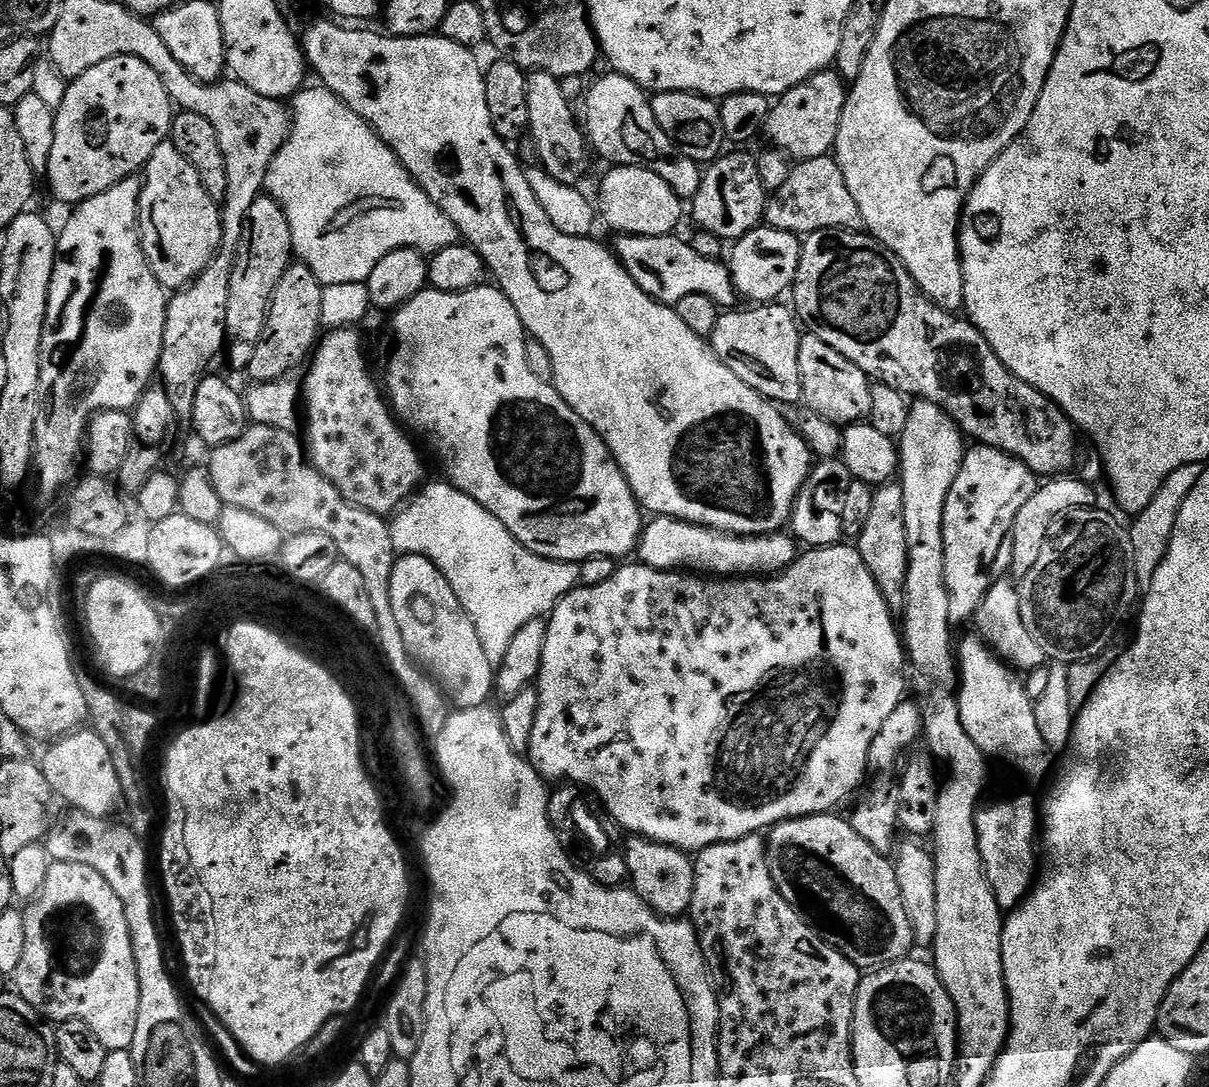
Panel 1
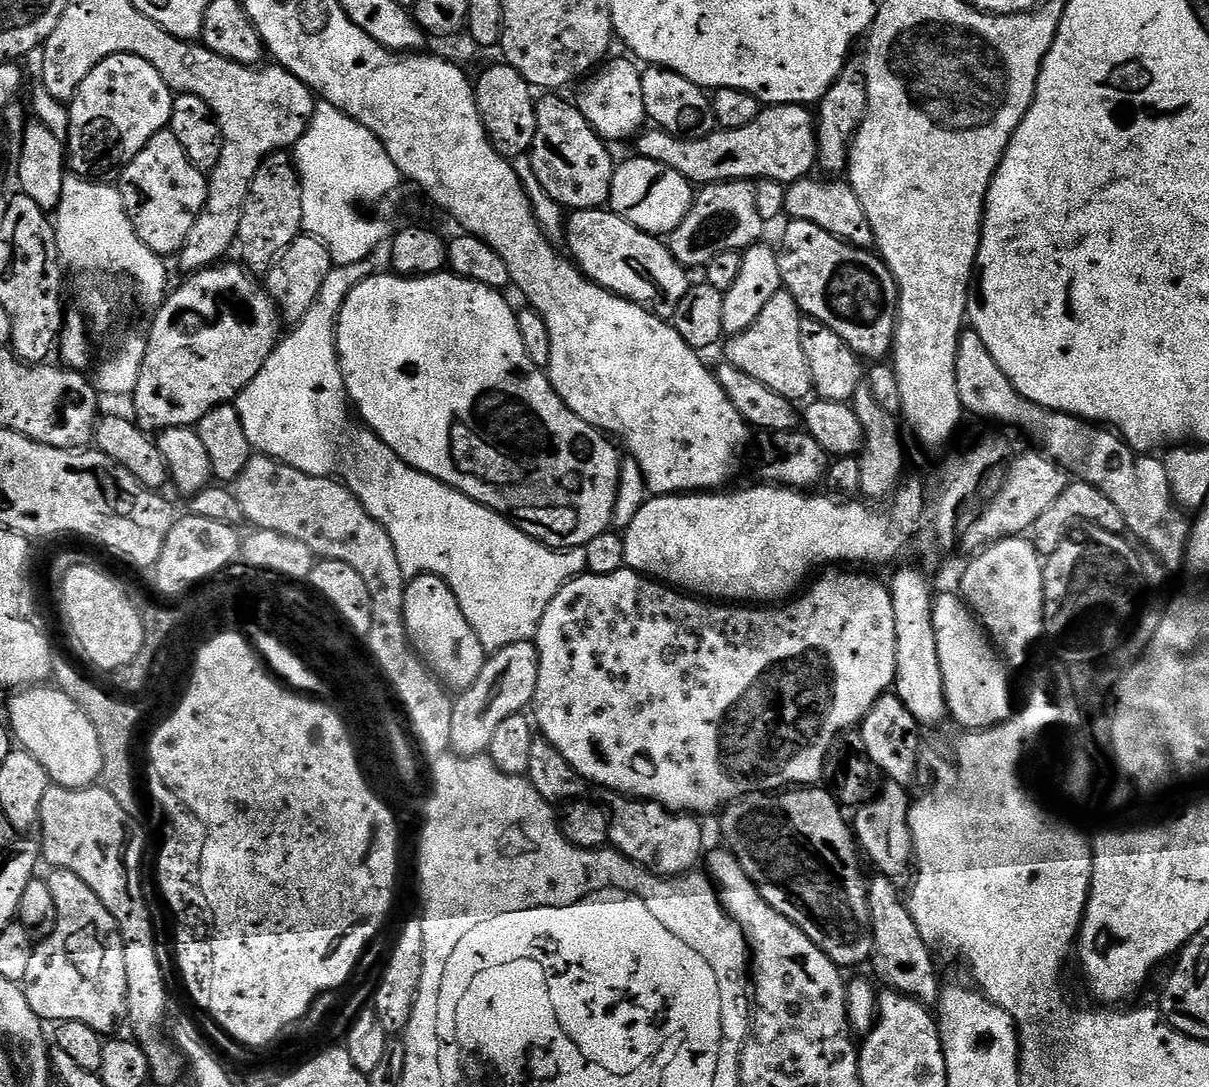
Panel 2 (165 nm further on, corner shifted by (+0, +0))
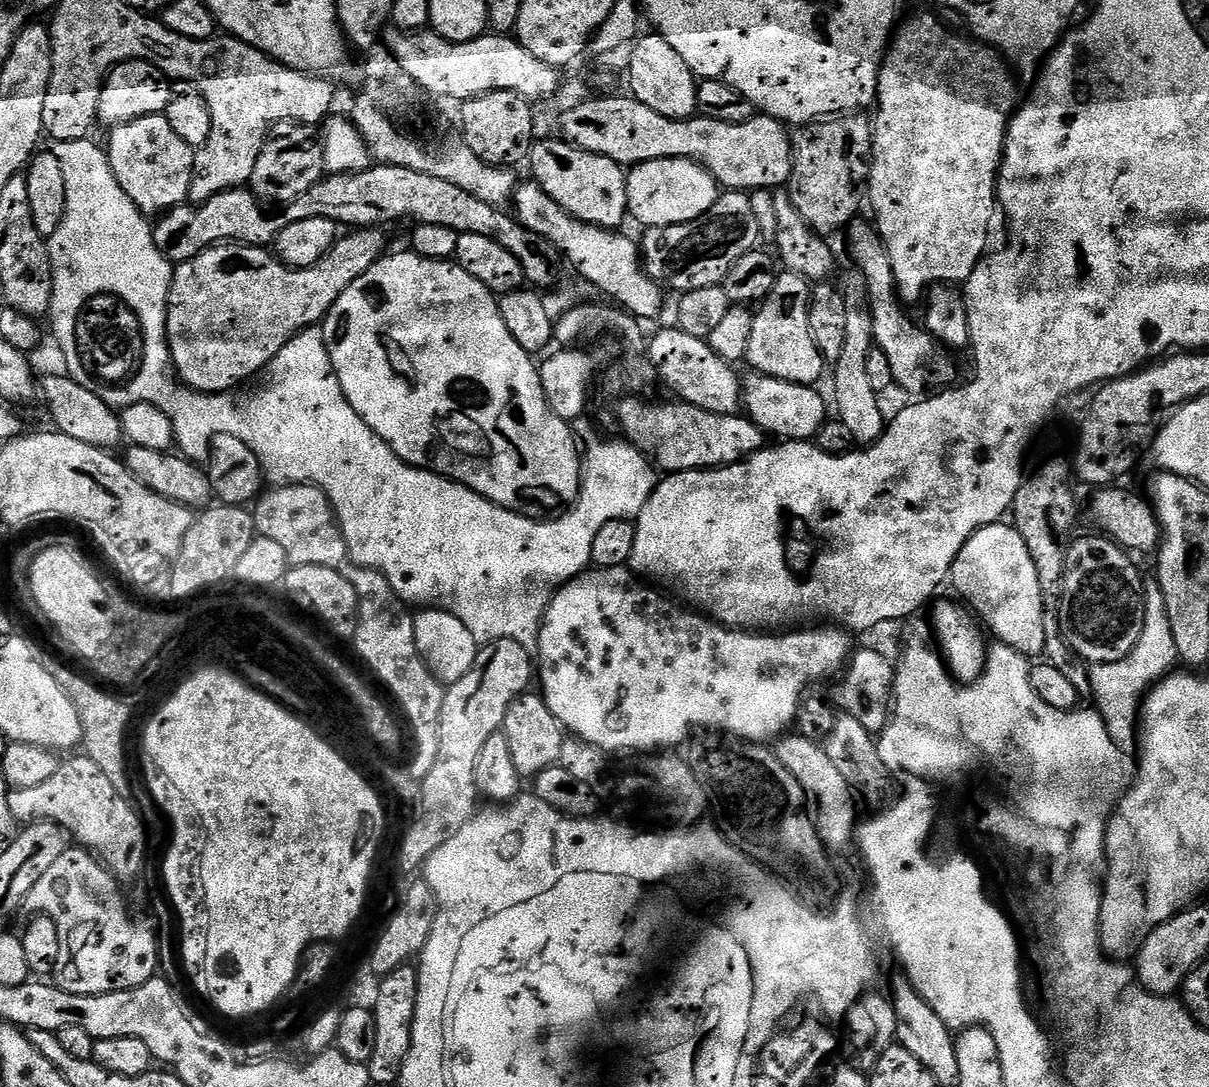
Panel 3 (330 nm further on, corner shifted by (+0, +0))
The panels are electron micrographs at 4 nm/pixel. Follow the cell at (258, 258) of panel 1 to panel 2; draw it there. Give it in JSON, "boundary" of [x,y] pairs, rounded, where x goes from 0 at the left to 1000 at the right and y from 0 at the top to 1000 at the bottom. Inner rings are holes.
{"boundary":[[[237,139],[227,140],[224,144],[219,145],[217,153],[213,153],[213,160],[210,160],[210,167],[207,167],[207,178],[202,187],[200,204],[197,208],[197,215],[195,216],[197,232],[199,228],[198,242],[206,251],[220,252],[228,242],[228,238],[244,223],[246,217],[249,216],[251,208],[250,171],[248,170],[248,158],[245,155],[244,146]]]}

